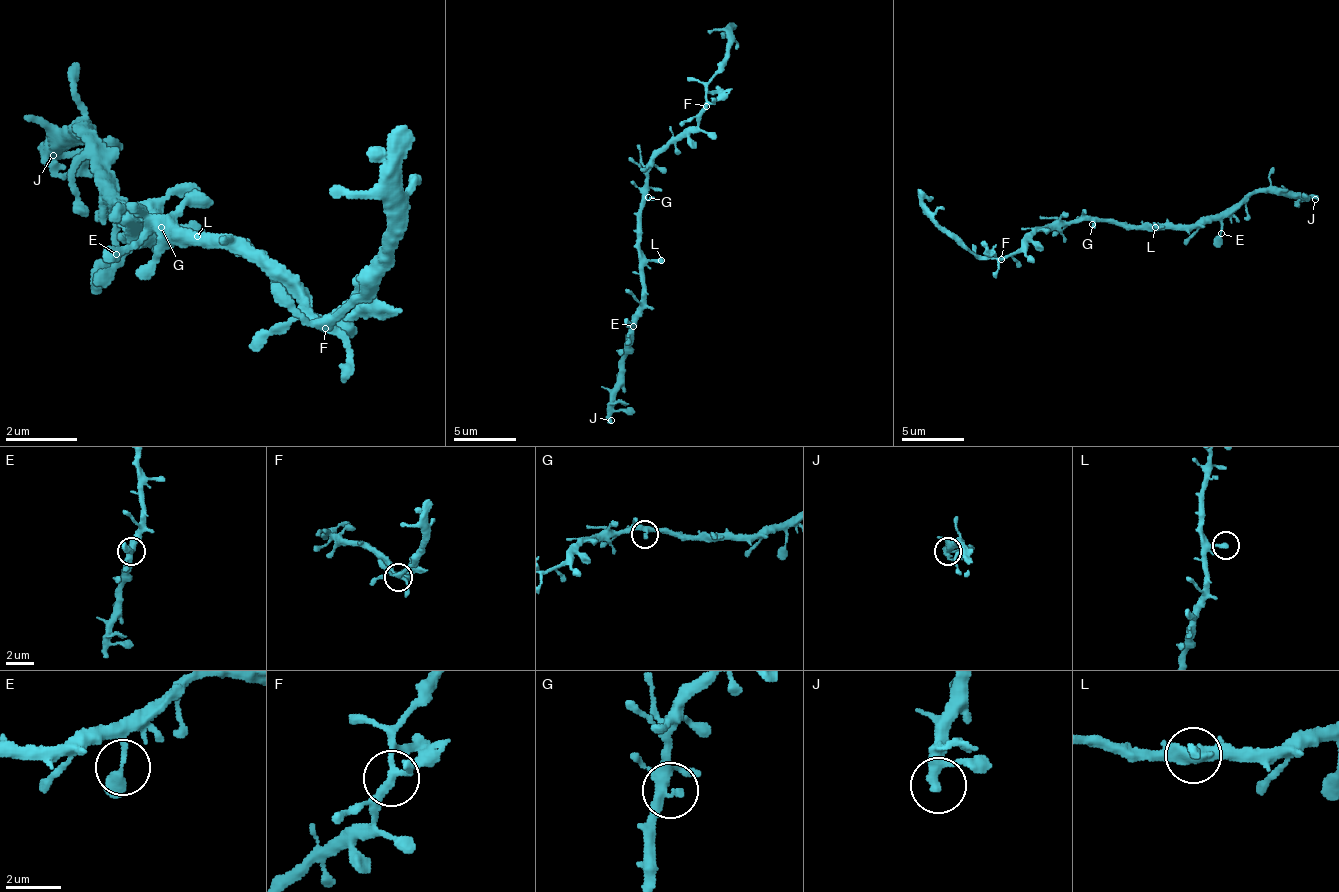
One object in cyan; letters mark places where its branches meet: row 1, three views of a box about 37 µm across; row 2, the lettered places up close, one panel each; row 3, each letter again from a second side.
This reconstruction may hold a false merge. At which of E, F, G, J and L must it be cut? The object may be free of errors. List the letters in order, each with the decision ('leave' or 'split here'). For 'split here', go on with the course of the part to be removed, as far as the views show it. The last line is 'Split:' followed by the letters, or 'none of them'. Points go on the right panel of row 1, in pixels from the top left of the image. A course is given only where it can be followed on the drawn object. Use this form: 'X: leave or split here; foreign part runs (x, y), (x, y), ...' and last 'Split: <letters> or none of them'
E: leave
F: leave
G: leave
J: leave
L: leave
Split: none of them

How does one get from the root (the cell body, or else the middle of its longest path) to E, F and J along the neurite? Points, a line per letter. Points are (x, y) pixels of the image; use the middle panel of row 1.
E: (642, 194), (642, 223), (639, 226), (642, 310), (633, 326)
F: (642, 194), (645, 169), (699, 122), (705, 106)
J: (642, 194), (642, 310), (633, 329), (633, 345), (620, 361), (620, 389), (614, 398), (611, 420)

